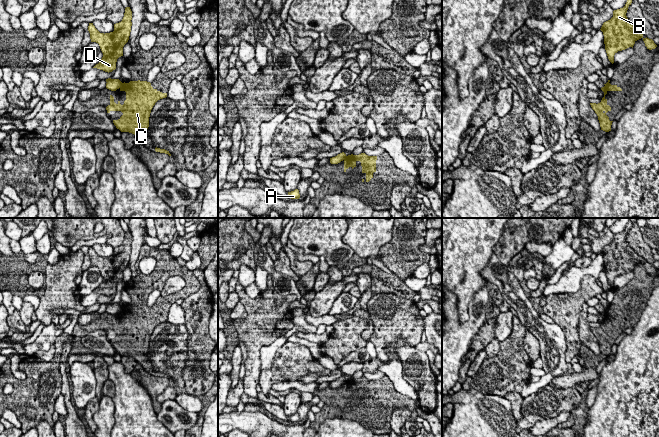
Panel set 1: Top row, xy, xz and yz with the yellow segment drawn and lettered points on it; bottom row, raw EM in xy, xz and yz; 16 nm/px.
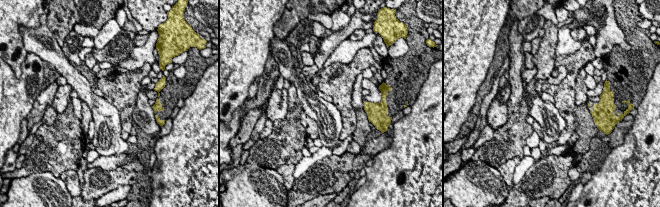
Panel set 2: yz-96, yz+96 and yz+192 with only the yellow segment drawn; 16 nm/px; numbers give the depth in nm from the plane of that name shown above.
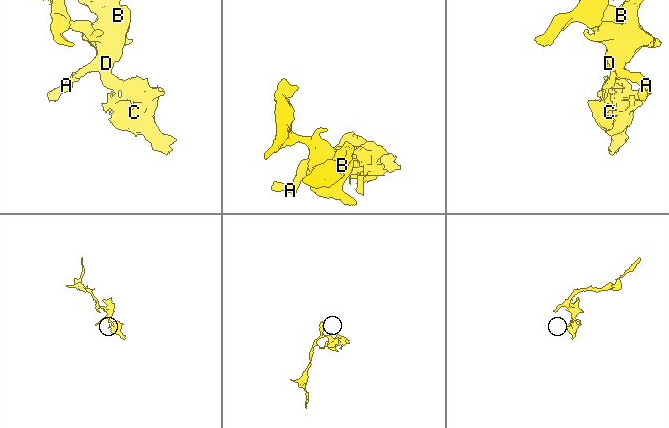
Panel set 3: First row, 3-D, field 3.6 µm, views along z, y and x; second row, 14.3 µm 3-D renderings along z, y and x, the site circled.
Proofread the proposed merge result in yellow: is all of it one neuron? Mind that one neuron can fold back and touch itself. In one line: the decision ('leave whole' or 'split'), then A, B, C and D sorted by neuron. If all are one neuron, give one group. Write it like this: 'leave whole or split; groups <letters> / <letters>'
split; groups A B D / C

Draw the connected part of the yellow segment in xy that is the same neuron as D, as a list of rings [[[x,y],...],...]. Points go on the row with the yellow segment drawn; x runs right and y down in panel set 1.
[[[126,7],[122,21],[114,24],[113,32],[100,33],[93,23],[89,23],[88,31],[91,42],[98,43],[103,53],[102,59],[93,68],[108,73],[116,69],[117,59],[123,56],[123,47],[129,40],[132,26],[131,20],[132,11],[130,7]]]

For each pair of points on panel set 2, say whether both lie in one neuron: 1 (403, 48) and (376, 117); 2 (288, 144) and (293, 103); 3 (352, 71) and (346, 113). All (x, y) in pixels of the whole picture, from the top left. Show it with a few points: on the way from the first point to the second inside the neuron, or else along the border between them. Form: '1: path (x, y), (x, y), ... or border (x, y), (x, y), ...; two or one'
1: border (406, 40), (406, 53), (396, 58), (388, 55); two
2: path (289, 134), (293, 113); one
3: path (345, 81), (345, 103); one

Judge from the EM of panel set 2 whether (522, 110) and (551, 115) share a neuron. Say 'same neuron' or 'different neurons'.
different neurons

